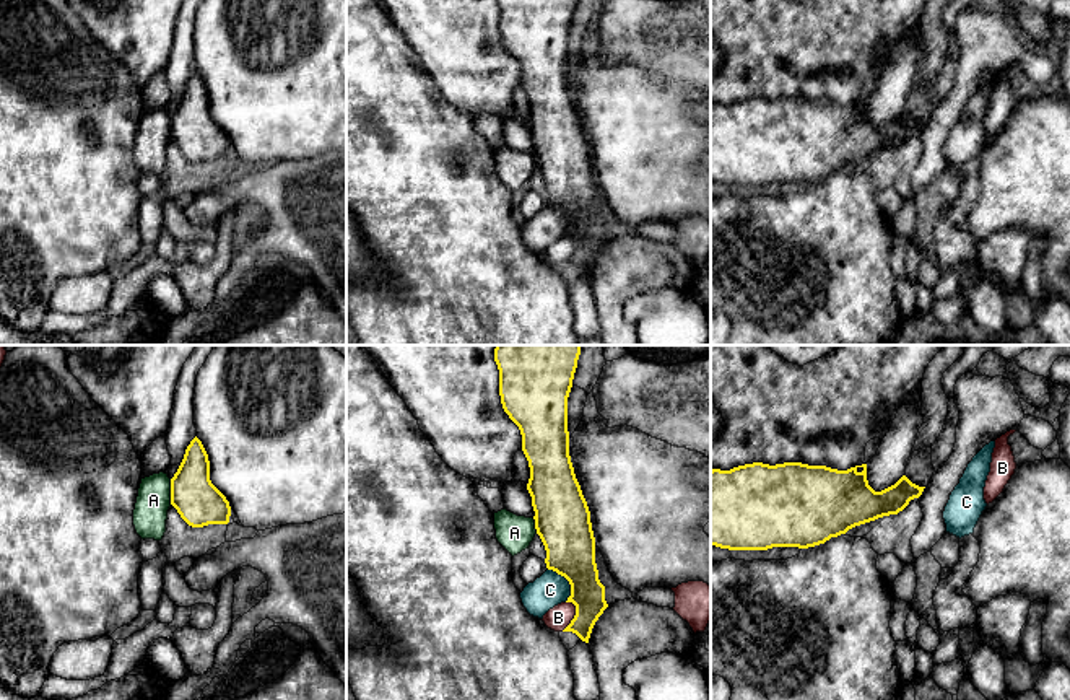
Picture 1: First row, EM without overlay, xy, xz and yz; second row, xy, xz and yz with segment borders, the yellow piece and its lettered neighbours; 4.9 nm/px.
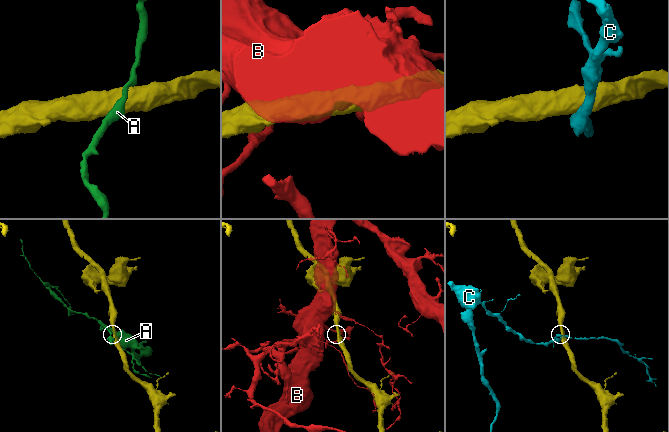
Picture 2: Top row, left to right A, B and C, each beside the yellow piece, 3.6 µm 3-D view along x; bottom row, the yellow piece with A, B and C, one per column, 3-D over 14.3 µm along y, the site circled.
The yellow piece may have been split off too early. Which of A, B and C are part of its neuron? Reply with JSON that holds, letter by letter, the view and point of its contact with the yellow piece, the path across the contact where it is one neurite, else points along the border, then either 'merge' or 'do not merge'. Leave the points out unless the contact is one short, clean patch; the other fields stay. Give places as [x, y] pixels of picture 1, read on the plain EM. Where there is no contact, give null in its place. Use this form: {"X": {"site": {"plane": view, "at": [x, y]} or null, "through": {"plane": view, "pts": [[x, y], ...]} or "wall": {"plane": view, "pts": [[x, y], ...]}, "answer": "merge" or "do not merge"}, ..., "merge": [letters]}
{"A": {"site": {"plane": "xy", "at": [171, 127]}, "answer": "do not merge"}, "B": {"site": {"plane": "xz", "at": [574, 251]}, "answer": "do not merge"}, "C": {"site": {"plane": "xz", "at": [568, 215]}, "wall": {"plane": "xz", "pts": [[548, 204], [568, 217], [569, 231], [566, 236]]}, "answer": "do not merge"}, "merge": []}

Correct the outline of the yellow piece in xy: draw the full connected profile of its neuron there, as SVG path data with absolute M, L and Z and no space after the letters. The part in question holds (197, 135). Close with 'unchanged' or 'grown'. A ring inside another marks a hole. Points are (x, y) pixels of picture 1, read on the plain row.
M197 72L171 114L171 140L192 163L229 158L229 137L211 119L208 90Z; unchanged

